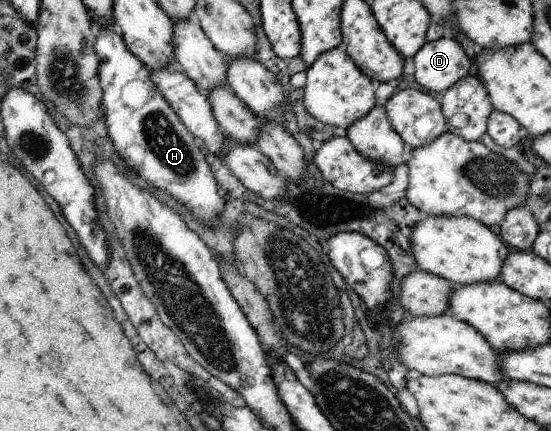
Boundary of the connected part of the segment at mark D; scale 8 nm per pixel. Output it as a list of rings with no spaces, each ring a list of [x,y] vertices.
[[[447,35],[426,41],[411,59],[408,69],[425,91],[441,93],[473,72],[473,60],[455,38]]]

